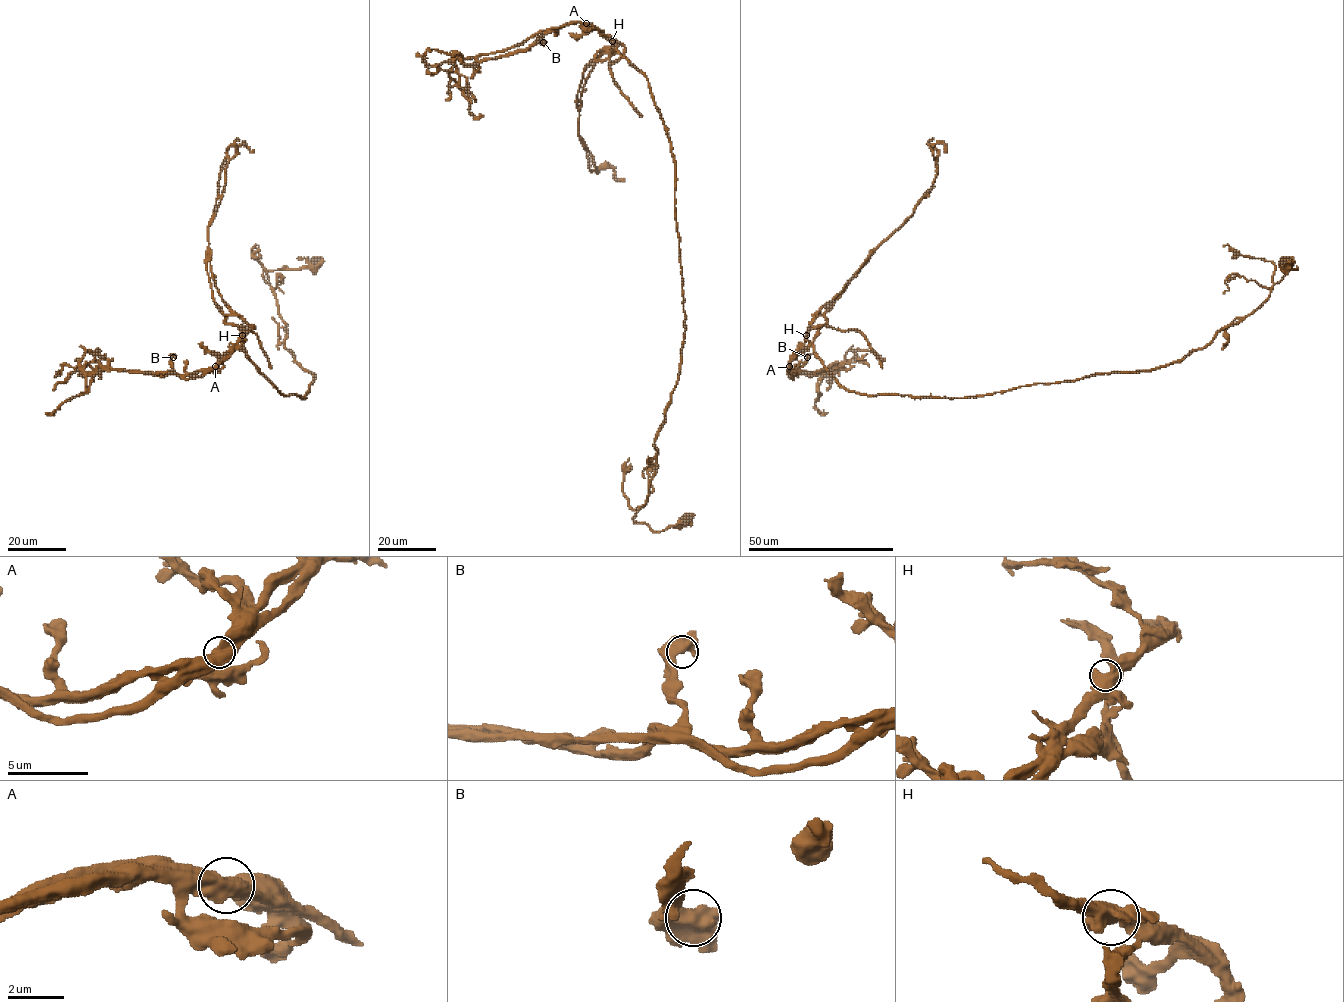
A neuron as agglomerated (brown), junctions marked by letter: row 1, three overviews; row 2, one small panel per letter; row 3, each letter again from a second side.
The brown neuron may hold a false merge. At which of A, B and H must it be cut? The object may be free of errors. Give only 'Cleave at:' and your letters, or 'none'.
Cleave at: A

